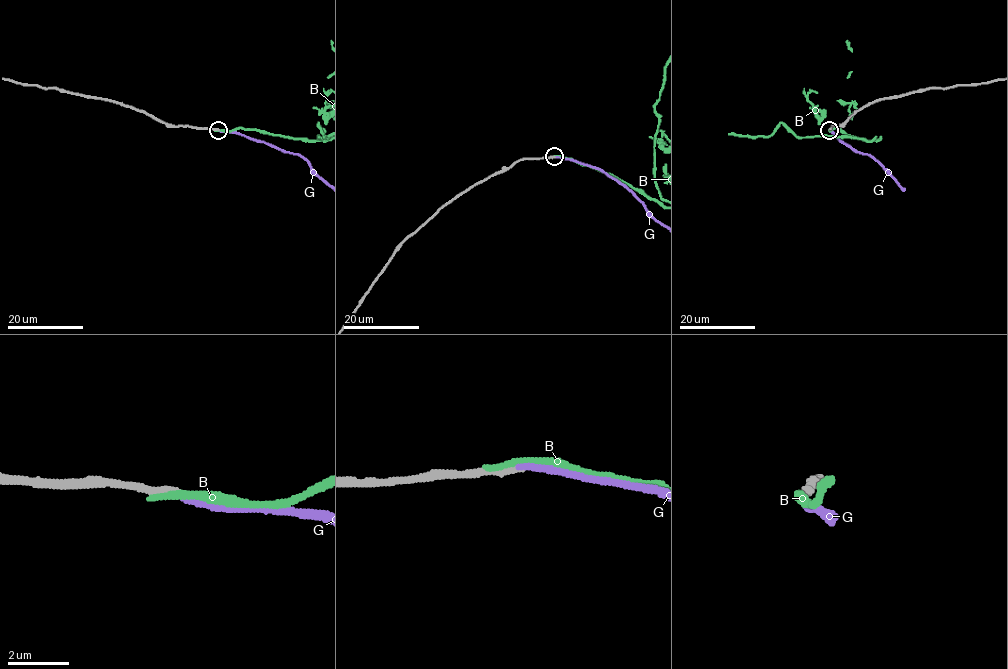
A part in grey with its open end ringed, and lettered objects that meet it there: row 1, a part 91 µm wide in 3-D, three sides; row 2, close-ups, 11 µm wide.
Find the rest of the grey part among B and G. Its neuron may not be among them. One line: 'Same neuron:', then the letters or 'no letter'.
Same neuron: G

